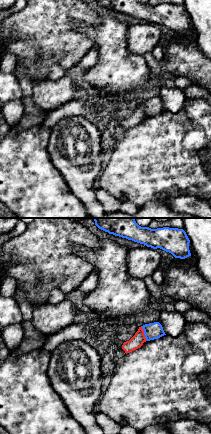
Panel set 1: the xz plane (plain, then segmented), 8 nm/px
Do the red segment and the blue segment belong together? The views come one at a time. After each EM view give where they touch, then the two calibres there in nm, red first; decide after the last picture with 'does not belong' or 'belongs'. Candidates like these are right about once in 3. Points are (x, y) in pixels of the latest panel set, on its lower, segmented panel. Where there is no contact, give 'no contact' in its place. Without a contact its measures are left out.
meets red at (143, 333); 100 nm thick on the red side, 130 nm on the other

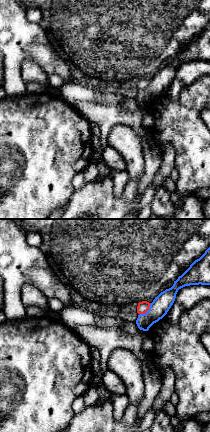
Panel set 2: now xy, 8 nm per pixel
meets red at (146, 311); 90 nm thick on the red side, 150 nm on the other

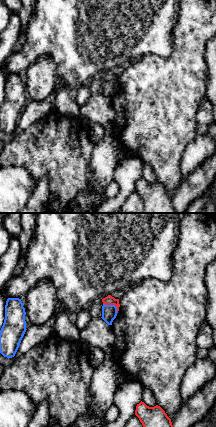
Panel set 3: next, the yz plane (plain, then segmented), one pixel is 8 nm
meets red at (112, 304); 80 nm thick on the red side, 130 nm on the other

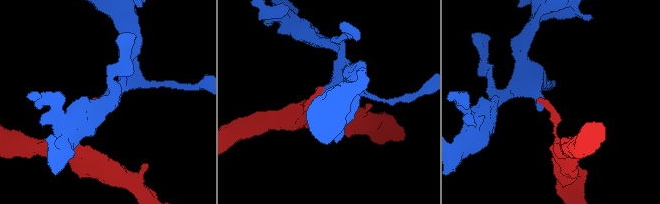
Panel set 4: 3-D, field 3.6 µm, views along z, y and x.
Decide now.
does not belong

